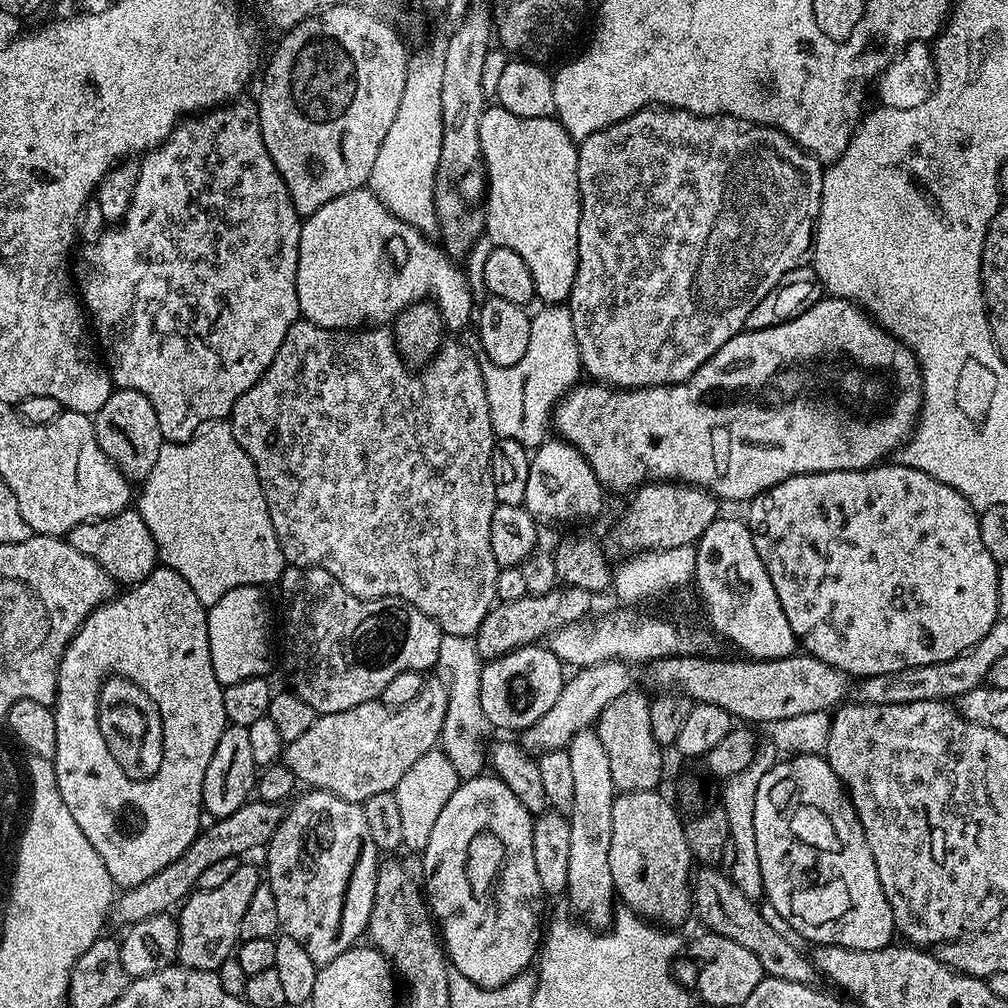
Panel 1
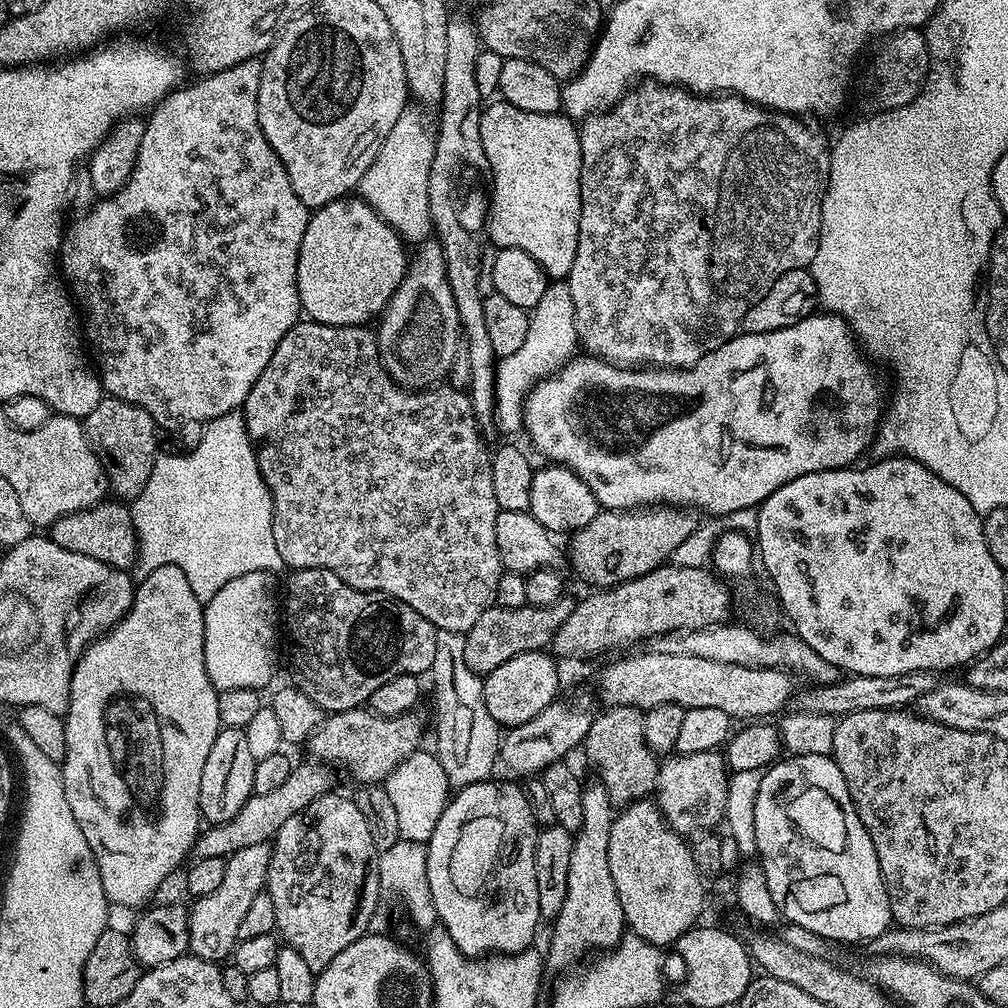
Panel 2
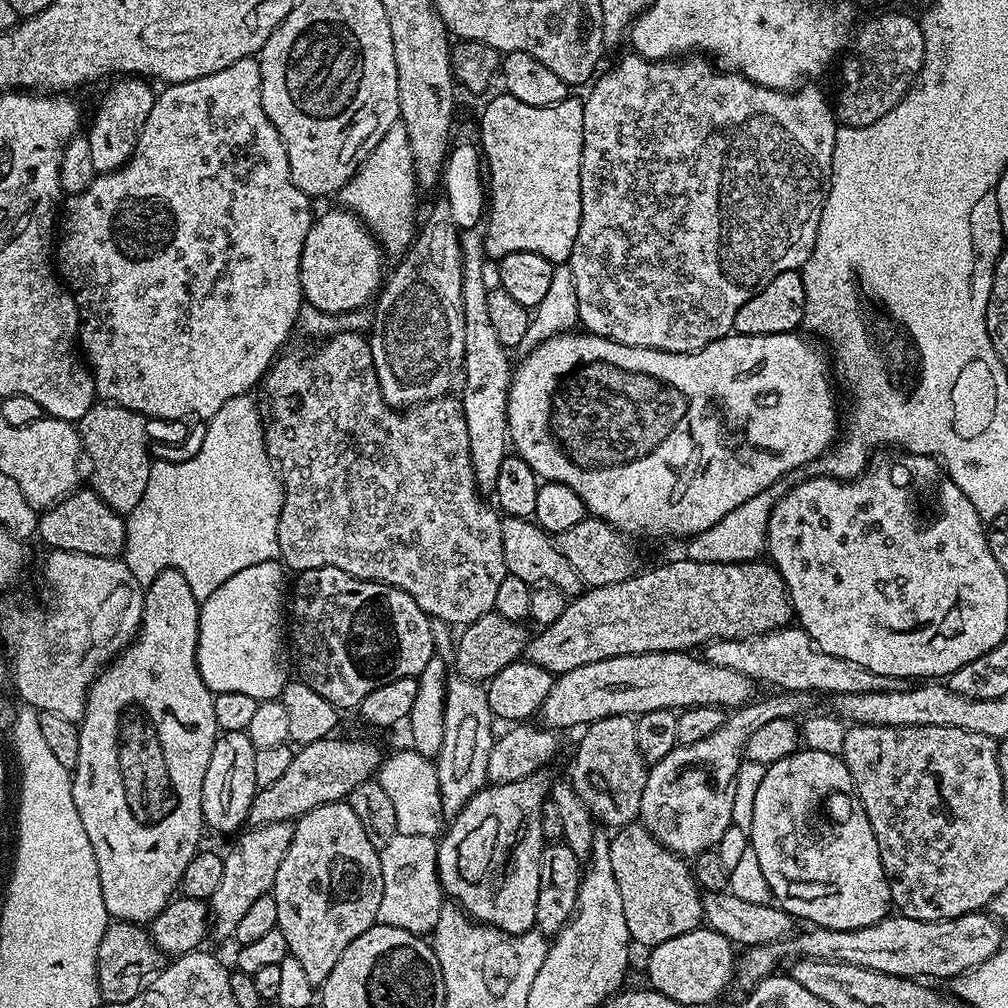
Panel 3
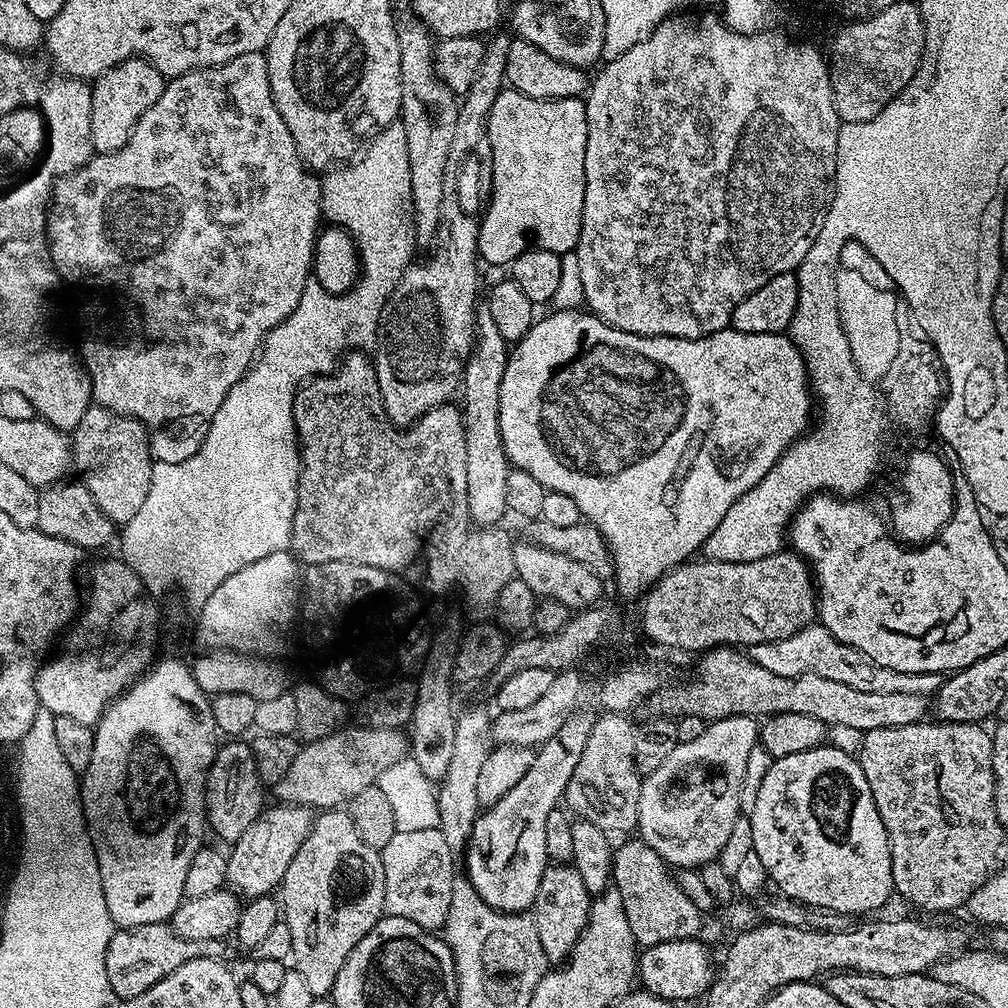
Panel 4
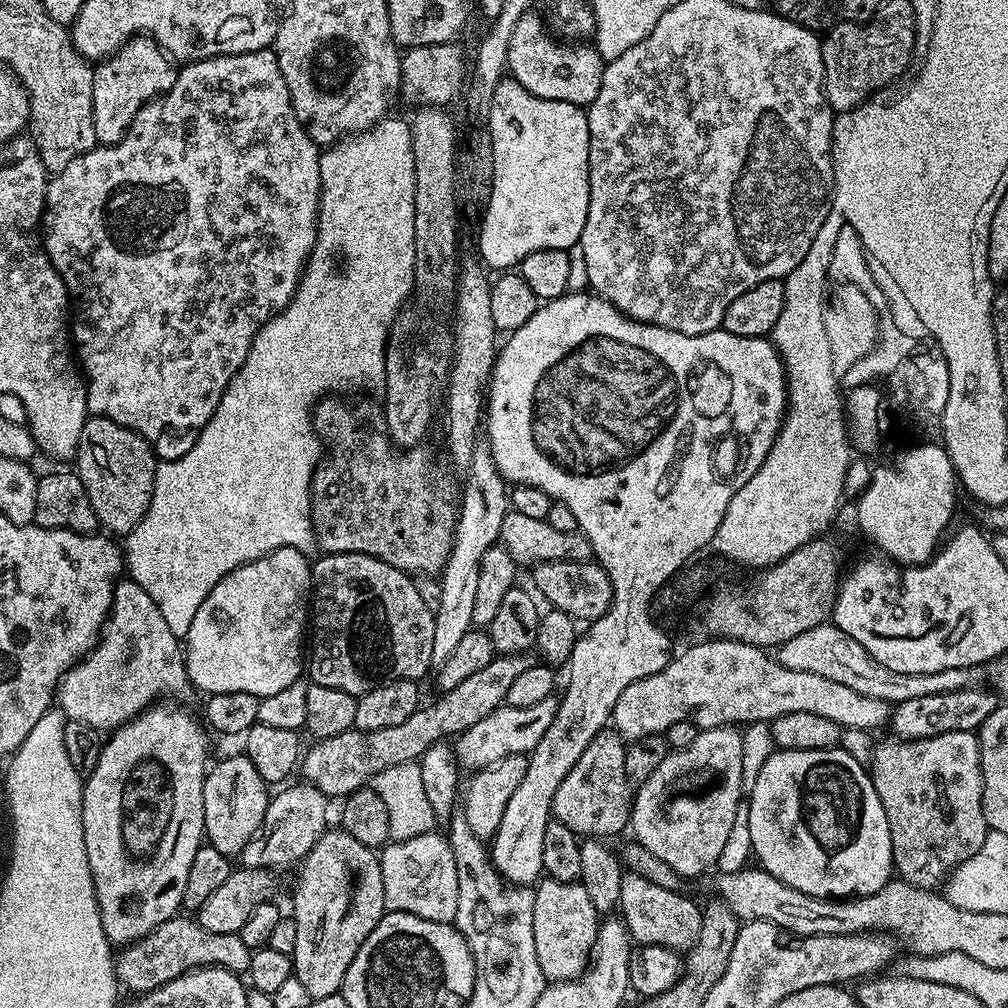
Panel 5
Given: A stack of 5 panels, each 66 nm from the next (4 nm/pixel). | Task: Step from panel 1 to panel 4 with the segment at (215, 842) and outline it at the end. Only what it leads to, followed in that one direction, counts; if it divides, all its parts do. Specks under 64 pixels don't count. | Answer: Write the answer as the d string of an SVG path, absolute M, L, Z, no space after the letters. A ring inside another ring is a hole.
M345 726L326 738L307 741L290 770L274 785L275 799L313 810L336 810L347 806L366 786L379 782L382 770L409 755L410 740L401 729L359 727Z

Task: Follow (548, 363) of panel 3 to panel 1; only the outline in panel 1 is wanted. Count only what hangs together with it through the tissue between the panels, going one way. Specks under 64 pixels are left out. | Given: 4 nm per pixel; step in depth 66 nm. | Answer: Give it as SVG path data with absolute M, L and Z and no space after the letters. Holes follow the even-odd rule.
M824 298L821 299L817 307L807 308L801 315L795 316L793 320L787 320L785 324L770 326L769 328L754 328L738 333L734 338L730 338L730 342L726 342L726 346L719 348L691 378L682 381L680 384L659 384L656 388L614 388L599 382L587 382L588 384L580 382L576 384L575 387L569 389L567 395L561 397L559 403L556 404L551 415L551 423L554 425L555 430L557 428L557 430L560 431L560 434L558 434L559 439L575 447L577 451L584 456L586 462L593 468L594 474L605 489L610 490L610 488L613 488L616 492L629 491L628 493L631 493L633 490L639 488L640 485L649 482L679 482L681 484L694 484L698 488L706 488L713 496L724 502L727 502L727 500L741 500L741 502L747 502L753 500L758 494L762 494L766 490L778 486L778 482L786 482L786 478L804 476L808 472L861 472L863 468L873 467L881 463L885 458L891 457L888 455L890 455L892 451L893 455L893 453L911 437L918 423L918 405L922 400L923 382L918 373L917 363L912 360L910 360L910 362L903 362L905 354L908 354L907 349L902 347L900 341L893 339L893 336L887 329L880 327L880 325L875 322L870 322L869 317L862 314L861 309L854 306L853 301L841 300L839 298Z

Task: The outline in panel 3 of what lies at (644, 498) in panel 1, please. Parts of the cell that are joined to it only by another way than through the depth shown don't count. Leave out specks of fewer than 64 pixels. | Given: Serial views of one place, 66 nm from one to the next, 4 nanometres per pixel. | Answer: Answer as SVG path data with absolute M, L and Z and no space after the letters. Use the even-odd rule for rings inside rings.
M591 514L586 515L577 525L556 534L554 543L556 549L566 558L566 562L570 562L574 570L578 570L581 581L588 588L610 586L614 582L630 580L637 575L633 541L625 533L607 524L605 520L599 520Z

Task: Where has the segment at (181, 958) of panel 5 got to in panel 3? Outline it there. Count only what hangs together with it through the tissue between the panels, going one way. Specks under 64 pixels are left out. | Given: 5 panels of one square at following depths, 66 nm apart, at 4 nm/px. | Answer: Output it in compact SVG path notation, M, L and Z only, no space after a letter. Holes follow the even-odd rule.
M112 922L98 942L96 981L101 1001L122 1006L139 994L146 981L161 967L162 953L152 942L147 927L131 922Z

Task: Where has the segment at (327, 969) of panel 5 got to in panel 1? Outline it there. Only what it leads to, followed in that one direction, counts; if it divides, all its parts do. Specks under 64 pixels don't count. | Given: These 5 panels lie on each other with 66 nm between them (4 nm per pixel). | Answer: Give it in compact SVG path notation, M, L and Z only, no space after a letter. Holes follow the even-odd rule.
M319 790L305 791L305 796L297 802L291 809L285 811L284 818L281 820L278 830L272 839L266 845L266 853L268 852L268 872L266 868L266 882L274 890L274 899L278 901L278 922L280 923L280 932L285 937L294 942L298 942L298 946L302 946L302 950L306 950L306 954L310 954L310 958L316 965L329 964L334 962L334 958L338 958L338 954L342 954L348 948L353 947L357 943L359 936L363 937L368 930L370 922L370 914L374 906L374 886L376 885L376 870L378 867L378 849L374 838L370 838L370 830L366 826L366 814L361 805L338 798L329 792Z

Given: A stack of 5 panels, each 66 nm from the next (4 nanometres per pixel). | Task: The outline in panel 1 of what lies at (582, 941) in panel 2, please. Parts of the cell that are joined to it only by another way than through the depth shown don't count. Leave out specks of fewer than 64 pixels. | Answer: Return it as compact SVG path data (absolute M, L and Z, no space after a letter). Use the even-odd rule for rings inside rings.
M585 730L579 732L576 737L567 746L570 754L570 775L574 777L574 802L572 803L570 811L567 813L568 821L570 822L570 874L568 875L568 891L566 899L572 903L572 908L577 917L583 923L587 924L593 930L604 930L611 925L614 919L614 907L612 908L612 900L614 904L614 897L616 896L616 887L610 878L610 838L612 838L612 828L614 819L614 802L618 795L618 789L614 786L614 778L610 778L610 758L606 758L606 746L602 746L602 742L598 738L595 730Z

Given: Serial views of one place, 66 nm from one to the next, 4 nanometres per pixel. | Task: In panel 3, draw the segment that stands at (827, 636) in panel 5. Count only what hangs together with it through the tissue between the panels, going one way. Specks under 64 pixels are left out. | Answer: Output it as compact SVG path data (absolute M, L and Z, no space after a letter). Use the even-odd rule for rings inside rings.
M789 626L780 628L777 632L762 632L745 640L713 640L702 652L703 659L709 664L717 664L730 670L738 670L738 674L749 676L753 682L760 680L764 684L773 684L773 689L785 692L836 692L845 694L852 692L905 692L910 684L903 676L883 676L874 674L858 662L846 662L846 658L834 658L834 654L826 654L813 645L812 639L807 636L803 628Z

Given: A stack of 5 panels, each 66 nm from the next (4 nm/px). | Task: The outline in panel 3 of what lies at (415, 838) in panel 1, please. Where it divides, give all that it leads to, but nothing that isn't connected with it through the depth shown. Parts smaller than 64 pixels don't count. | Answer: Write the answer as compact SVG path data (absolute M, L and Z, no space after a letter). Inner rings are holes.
M411 750L396 752L393 756L385 755L378 769L378 779L394 806L394 818L398 818L397 833L435 838L441 835L446 819L442 810L436 766L429 757Z

